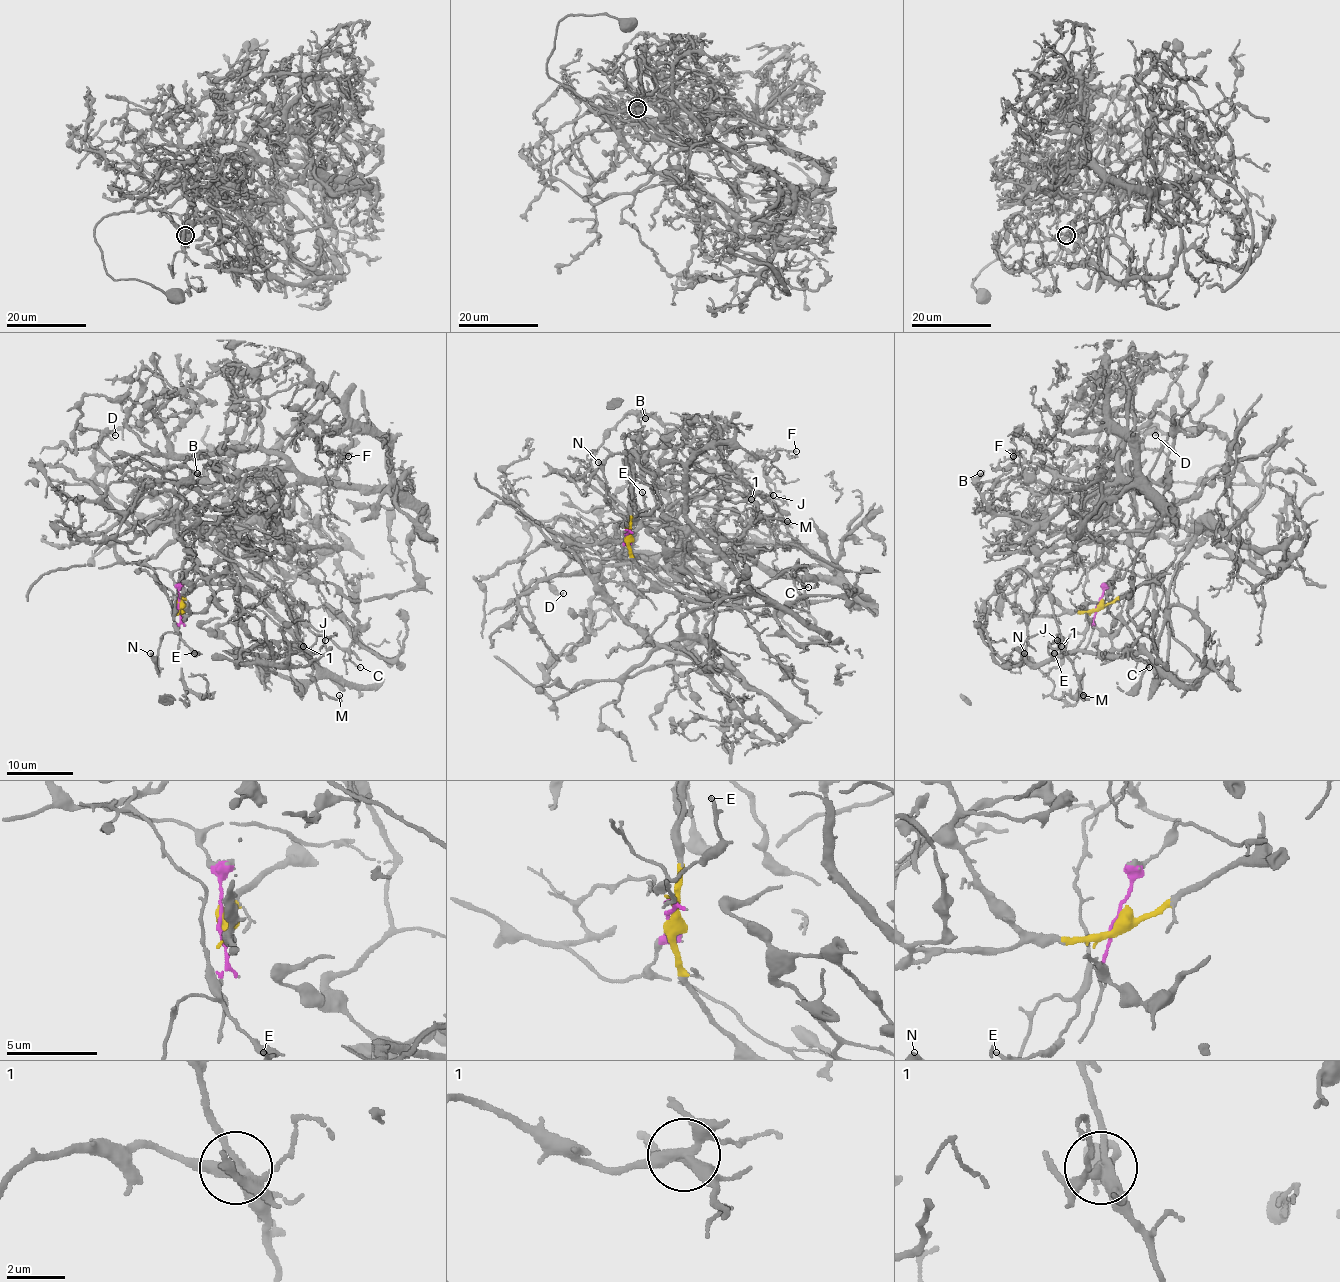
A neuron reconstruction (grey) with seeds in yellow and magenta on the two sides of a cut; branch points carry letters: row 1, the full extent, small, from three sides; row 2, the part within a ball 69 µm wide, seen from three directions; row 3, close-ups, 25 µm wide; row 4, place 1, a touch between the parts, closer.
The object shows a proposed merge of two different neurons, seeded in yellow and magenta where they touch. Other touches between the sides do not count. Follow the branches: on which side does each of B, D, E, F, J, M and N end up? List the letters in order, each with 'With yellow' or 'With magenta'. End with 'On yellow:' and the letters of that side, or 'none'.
B: With yellow
D: With yellow
E: With magenta
F: With yellow
J: With yellow
M: With magenta
N: With magenta
On yellow: B, D, F, J

